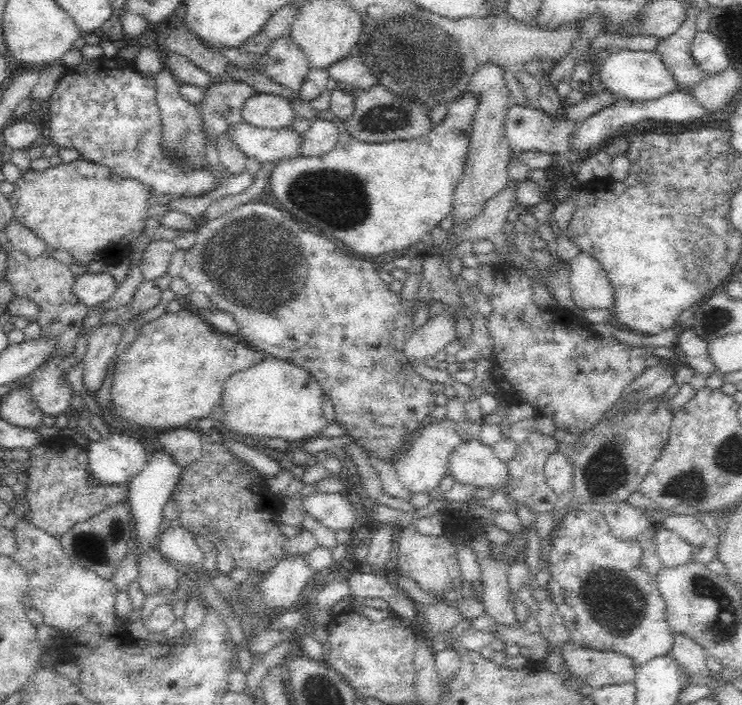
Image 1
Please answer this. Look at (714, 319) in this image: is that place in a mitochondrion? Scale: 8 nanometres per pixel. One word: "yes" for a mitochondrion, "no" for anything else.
yes

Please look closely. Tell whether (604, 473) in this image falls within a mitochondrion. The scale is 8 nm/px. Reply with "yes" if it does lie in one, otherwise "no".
yes

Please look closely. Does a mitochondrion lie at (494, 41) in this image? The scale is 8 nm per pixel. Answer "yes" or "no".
no

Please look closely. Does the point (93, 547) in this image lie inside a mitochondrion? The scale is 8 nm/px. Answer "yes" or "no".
yes

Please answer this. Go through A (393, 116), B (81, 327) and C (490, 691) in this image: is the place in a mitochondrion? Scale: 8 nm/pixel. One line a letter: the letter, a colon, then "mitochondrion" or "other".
A: mitochondrion
B: other
C: other

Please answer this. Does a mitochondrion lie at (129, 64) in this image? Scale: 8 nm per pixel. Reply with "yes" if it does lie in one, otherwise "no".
no

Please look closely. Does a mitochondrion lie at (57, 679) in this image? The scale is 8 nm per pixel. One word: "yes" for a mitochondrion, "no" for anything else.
no

